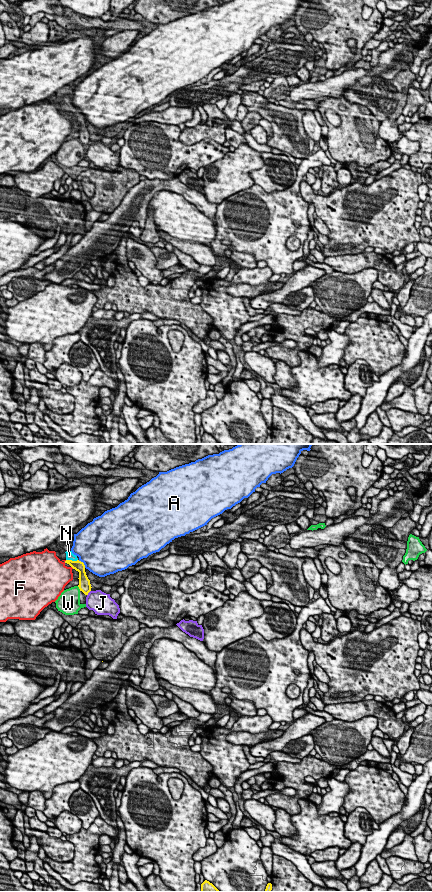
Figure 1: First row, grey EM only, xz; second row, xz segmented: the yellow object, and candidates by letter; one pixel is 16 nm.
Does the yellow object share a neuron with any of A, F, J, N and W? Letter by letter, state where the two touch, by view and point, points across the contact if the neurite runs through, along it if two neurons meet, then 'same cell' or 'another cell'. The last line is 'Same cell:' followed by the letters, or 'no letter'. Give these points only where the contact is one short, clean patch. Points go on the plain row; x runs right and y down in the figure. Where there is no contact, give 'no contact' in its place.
A: xz (83, 115) | another cell
F: xz (65, 113) | along xz (66, 112), (64, 114) | another cell
J: xz (88, 144) | another cell
N: xz (71, 112) | across xz (79, 118), (71, 112), (69, 107) | same cell
W: xz (79, 140) | along xz (77, 138), (80, 142) | another cell
Same cell: N

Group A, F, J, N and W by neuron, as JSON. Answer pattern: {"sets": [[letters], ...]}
{"sets": [["A"], ["F"], ["J"], ["N"], ["W"]]}

